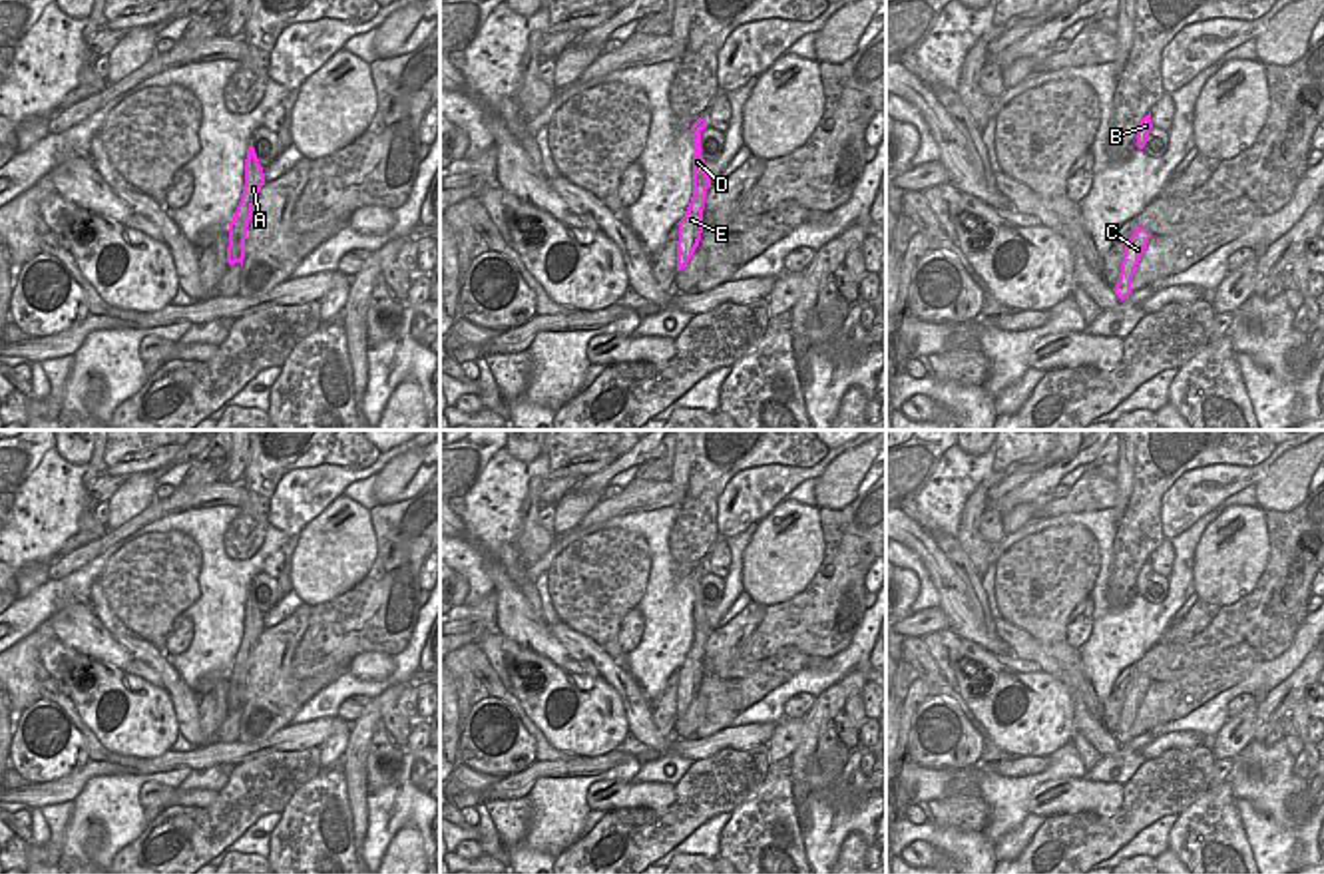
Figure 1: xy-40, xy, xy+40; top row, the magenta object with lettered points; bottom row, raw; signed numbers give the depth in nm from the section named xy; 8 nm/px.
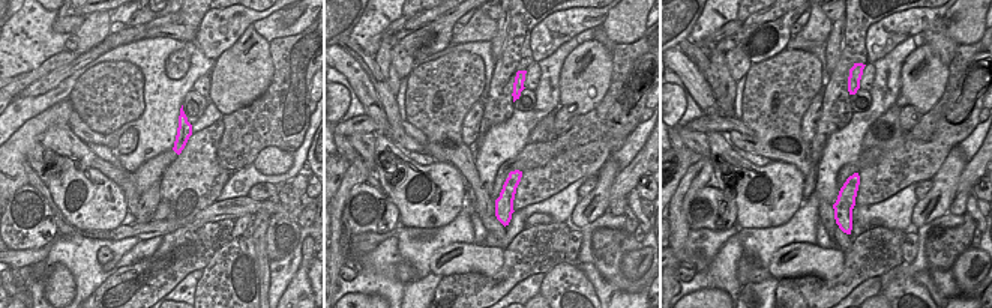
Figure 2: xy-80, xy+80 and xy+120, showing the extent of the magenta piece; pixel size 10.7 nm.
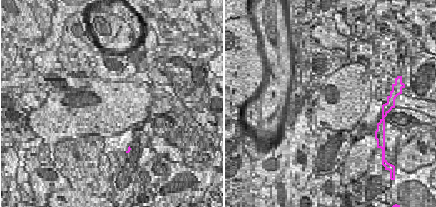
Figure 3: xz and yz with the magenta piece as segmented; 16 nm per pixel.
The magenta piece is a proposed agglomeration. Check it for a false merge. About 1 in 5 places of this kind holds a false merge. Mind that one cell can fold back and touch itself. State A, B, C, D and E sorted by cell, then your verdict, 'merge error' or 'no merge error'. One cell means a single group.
A B C D E | no merge error

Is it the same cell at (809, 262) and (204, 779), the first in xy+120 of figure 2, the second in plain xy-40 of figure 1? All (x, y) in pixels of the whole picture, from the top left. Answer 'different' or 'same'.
different

